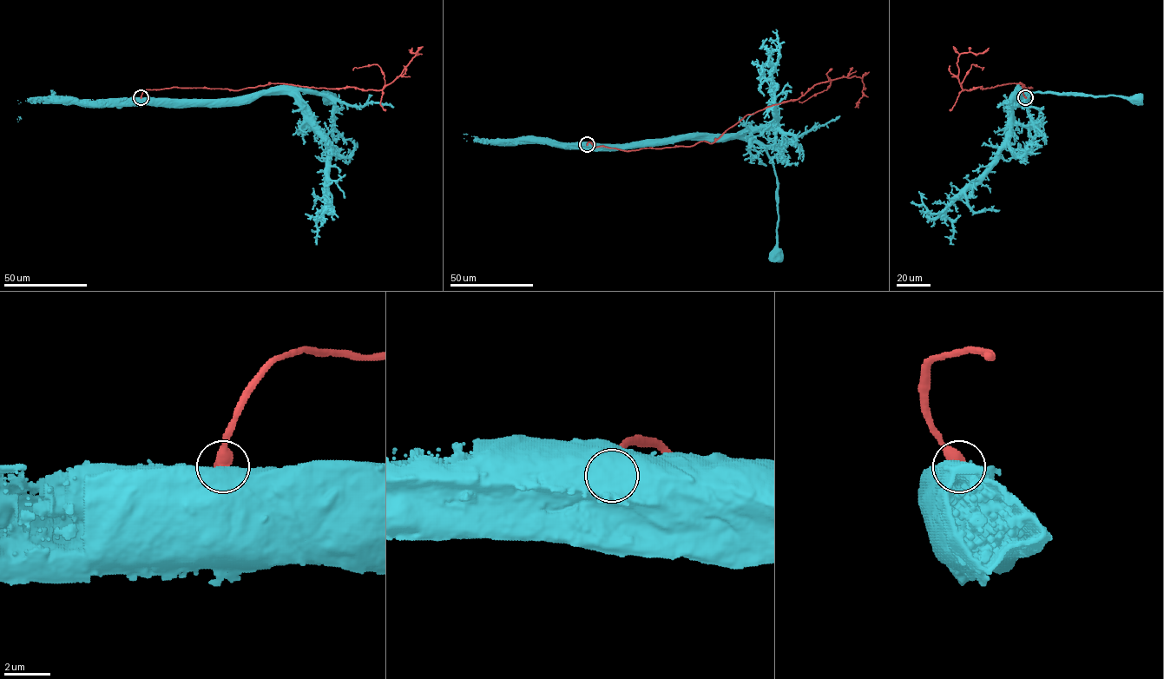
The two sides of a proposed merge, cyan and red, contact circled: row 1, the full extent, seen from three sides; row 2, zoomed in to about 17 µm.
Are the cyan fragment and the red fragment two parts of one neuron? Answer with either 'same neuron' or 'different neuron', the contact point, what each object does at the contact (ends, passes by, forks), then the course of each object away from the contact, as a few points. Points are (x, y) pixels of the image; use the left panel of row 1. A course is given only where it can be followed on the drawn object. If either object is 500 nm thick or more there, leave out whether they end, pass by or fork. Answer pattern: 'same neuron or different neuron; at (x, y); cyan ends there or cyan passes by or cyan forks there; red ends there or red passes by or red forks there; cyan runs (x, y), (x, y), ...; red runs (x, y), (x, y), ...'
different neuron; at (141, 97); cyan runs (141, 97), (225, 99), (290, 94), (300, 108), (303, 118), (325, 141); red runs (141, 97), (149, 89), (239, 90), (281, 83), (380, 89), (400, 75), (416, 54), (412, 48)

